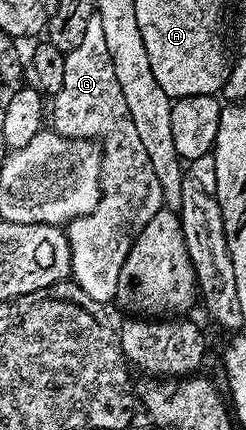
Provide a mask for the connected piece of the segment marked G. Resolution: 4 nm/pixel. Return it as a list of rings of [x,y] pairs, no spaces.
[[[94,16],[87,19],[87,28],[83,28],[83,36],[79,40],[79,44],[75,44],[75,48],[65,54],[65,63],[63,64],[63,82],[56,94],[52,95],[51,102],[53,102],[53,122],[51,122],[52,129],[57,133],[62,134],[64,138],[87,138],[97,143],[101,148],[101,195],[97,202],[91,208],[89,214],[84,214],[78,218],[72,218],[64,227],[65,239],[69,241],[69,273],[72,281],[77,281],[77,286],[90,298],[93,302],[109,302],[119,290],[120,271],[122,264],[125,262],[125,257],[129,255],[129,250],[133,246],[133,242],[137,239],[143,227],[148,224],[151,219],[161,209],[163,209],[163,191],[161,182],[157,178],[157,174],[153,171],[153,167],[149,165],[149,157],[145,149],[139,144],[139,134],[135,132],[135,126],[131,120],[131,114],[127,112],[127,102],[123,100],[123,92],[119,88],[119,84],[115,80],[115,68],[111,64],[111,52],[107,52],[107,46],[104,40],[103,24],[100,18]]]

